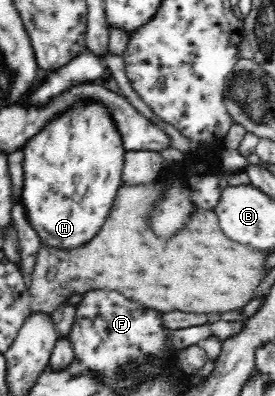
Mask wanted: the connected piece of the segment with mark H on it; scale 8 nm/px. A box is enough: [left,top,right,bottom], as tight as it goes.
[21,101,125,251]

